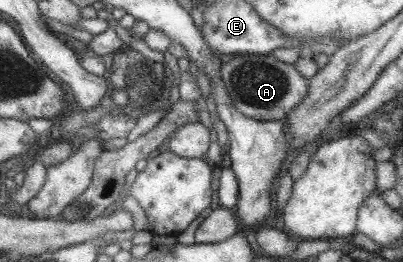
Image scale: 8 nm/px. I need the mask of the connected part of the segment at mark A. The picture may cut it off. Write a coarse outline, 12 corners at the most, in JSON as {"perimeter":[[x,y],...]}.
{"perimeter":[[271,54],[220,64],[230,106],[283,119],[307,96],[308,79]]}

